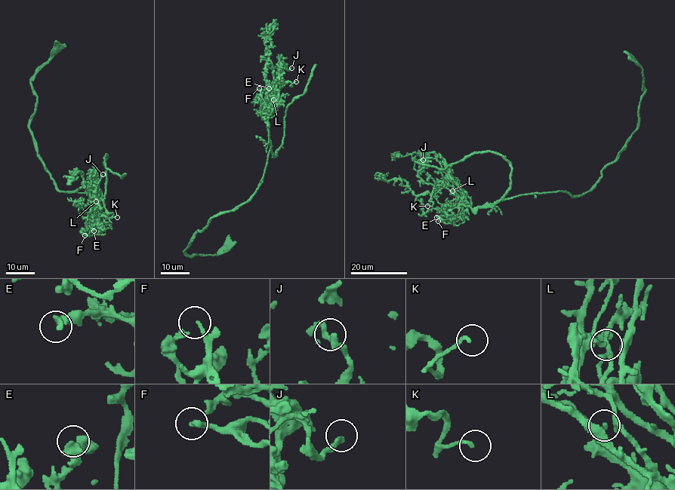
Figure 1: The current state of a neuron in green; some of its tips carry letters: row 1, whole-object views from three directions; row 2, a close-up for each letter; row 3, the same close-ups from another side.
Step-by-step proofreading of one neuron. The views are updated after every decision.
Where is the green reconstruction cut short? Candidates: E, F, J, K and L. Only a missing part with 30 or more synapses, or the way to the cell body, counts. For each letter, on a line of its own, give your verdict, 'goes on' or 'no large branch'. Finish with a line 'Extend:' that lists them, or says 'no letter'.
E: no large branch
F: no large branch
J: no large branch
K: no large branch
L: no large branch
Extend: no letter

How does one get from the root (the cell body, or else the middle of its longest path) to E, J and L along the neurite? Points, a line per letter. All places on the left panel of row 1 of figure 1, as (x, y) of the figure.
E: (83, 187), (89, 185), (100, 191), (103, 204), (98, 215), (94, 214), (91, 218), (94, 231)
J: (83, 187), (89, 185), (100, 191), (103, 204), (98, 215), (98, 197), (96, 198), (95, 194), (103, 174)
L: (83, 187), (100, 191), (103, 204), (98, 215), (94, 208), (96, 190), (96, 201)

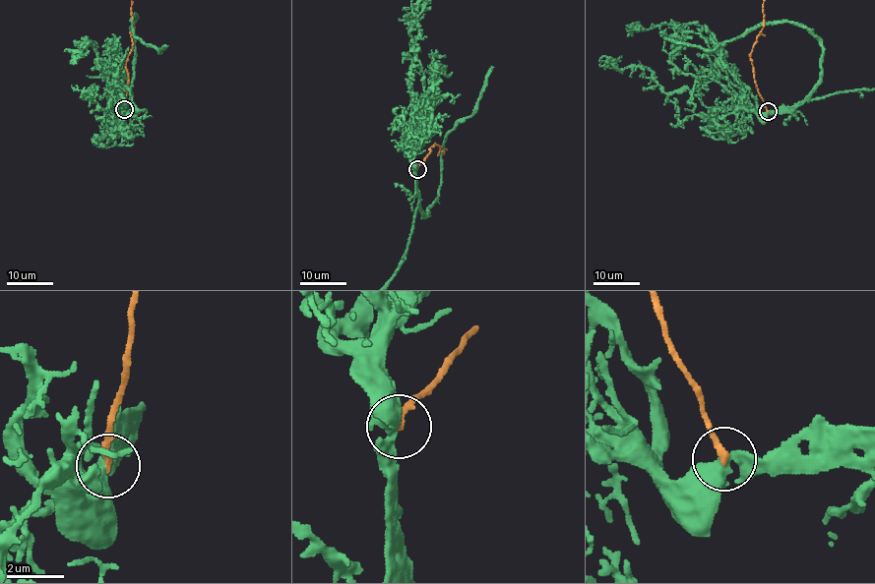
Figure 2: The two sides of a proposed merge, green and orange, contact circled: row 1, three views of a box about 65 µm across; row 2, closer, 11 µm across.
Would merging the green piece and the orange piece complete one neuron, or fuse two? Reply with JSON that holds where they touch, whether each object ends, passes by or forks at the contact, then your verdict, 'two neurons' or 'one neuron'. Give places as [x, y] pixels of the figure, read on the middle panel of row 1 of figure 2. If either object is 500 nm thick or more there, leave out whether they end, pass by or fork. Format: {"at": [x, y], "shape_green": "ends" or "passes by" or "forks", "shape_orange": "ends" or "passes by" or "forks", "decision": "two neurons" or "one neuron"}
{"at": [417, 169], "shape_green": "passes by", "shape_orange": "ends", "decision": "two neurons"}

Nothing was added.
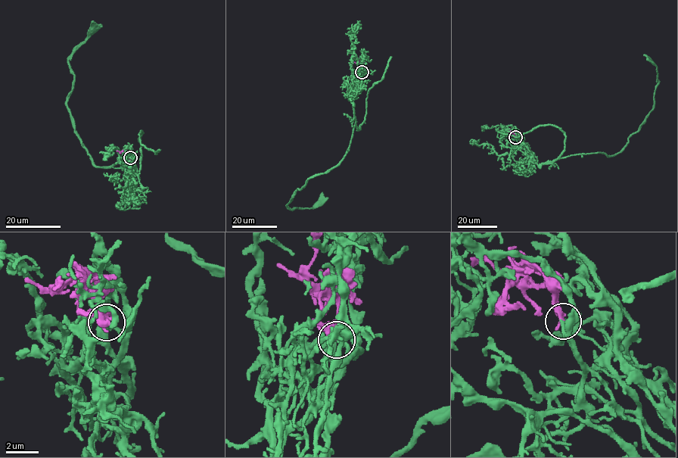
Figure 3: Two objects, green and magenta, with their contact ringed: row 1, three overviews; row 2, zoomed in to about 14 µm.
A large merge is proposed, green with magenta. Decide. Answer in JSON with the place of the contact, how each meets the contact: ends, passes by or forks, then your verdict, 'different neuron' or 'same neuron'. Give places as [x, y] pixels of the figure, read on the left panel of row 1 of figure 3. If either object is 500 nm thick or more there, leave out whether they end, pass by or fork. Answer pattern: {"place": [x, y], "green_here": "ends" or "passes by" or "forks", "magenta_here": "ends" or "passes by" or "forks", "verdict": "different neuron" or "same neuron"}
{"place": [130, 157], "green_here": "ends", "magenta_here": "passes by", "verdict": "same neuron"}

